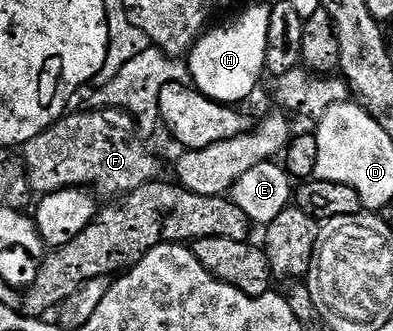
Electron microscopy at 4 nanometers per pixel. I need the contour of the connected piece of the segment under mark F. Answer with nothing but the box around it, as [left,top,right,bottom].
[21,108,156,196]

